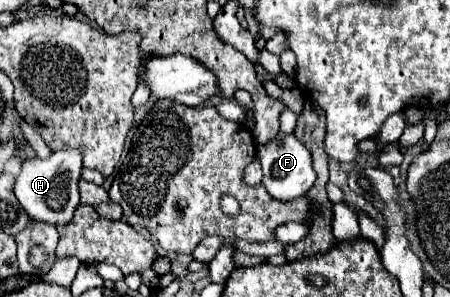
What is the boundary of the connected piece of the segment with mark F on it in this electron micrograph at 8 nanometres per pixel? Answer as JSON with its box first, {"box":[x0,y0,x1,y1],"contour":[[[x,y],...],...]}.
{"box":[257,134,317,202],"contour":[[[277,134],[273,140],[269,140],[267,144],[257,146],[257,158],[263,166],[263,184],[267,186],[267,192],[273,198],[279,198],[283,202],[291,200],[291,198],[299,198],[303,196],[315,182],[317,174],[313,170],[313,160],[311,160],[311,152],[305,148],[305,144],[301,140],[295,138],[295,134]]]}

